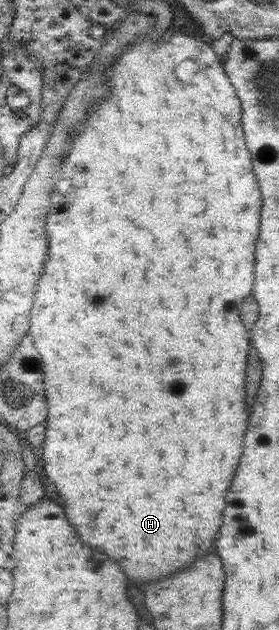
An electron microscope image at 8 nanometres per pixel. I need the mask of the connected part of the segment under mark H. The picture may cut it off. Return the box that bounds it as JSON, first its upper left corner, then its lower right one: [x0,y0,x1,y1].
[29,27,262,582]

